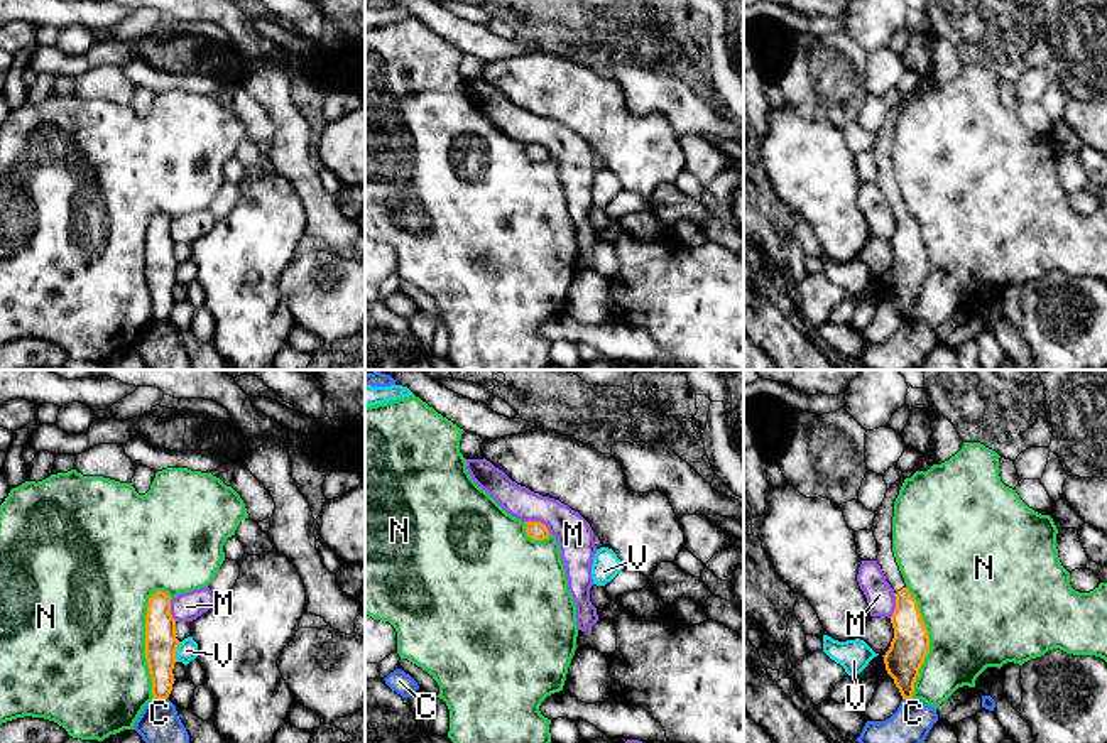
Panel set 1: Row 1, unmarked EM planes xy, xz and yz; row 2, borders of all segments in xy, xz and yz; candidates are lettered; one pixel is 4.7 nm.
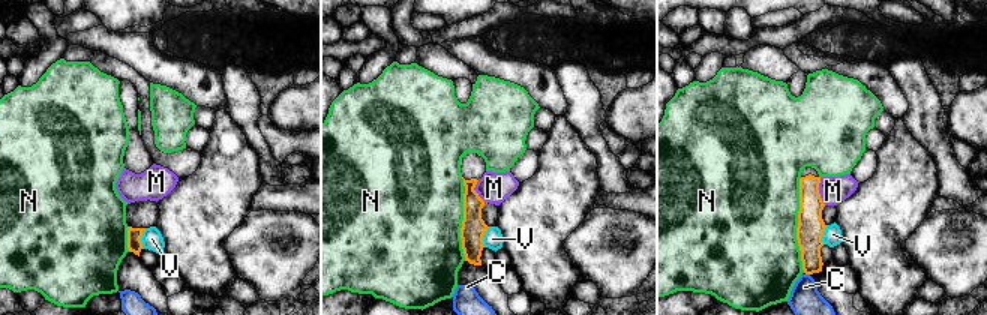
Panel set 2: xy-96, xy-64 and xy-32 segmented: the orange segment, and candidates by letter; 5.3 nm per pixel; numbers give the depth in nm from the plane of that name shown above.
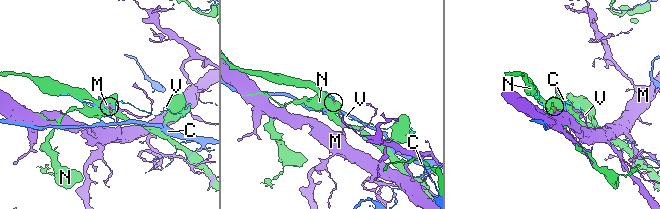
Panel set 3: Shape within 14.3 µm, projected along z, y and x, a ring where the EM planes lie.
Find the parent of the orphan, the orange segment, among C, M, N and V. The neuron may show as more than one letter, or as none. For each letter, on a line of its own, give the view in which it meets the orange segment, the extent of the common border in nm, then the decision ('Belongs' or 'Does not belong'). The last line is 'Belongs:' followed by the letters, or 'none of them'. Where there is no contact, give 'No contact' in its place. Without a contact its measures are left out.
C: Touches orange in xy. Shared border 60 nm. Does not belong
M: Touches orange in xz. Shared border 130 nm. Does not belong
N: Touches orange in xy. Shared border 500 nm. Does not belong
V: Touches orange in xy. Shared border 100 nm. Does not belong
Belongs: none of them

